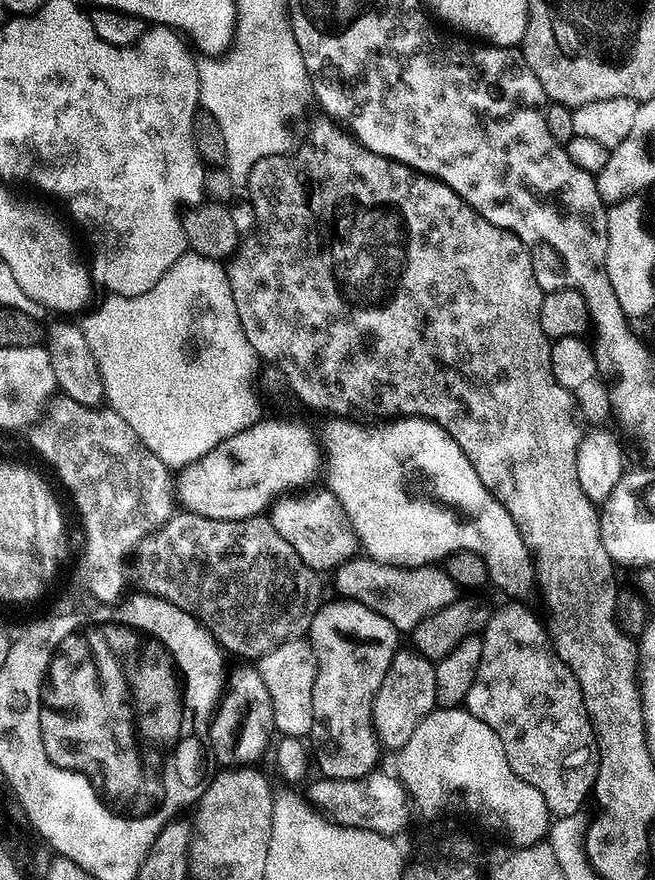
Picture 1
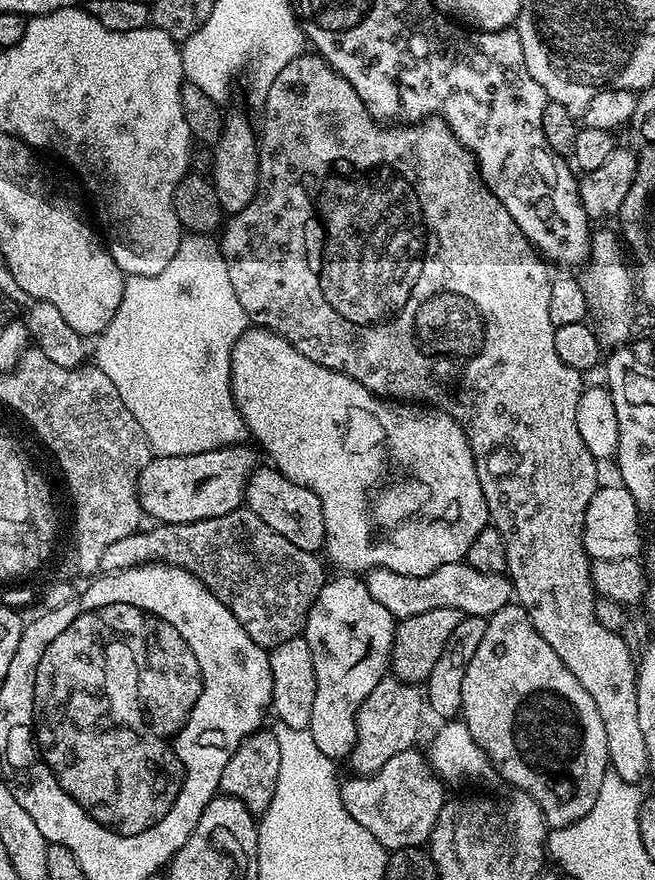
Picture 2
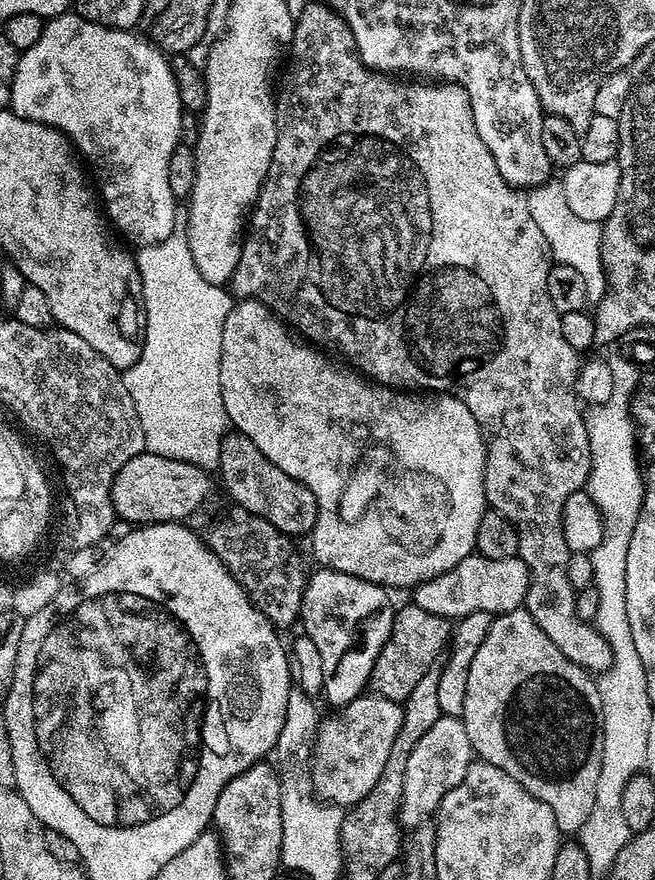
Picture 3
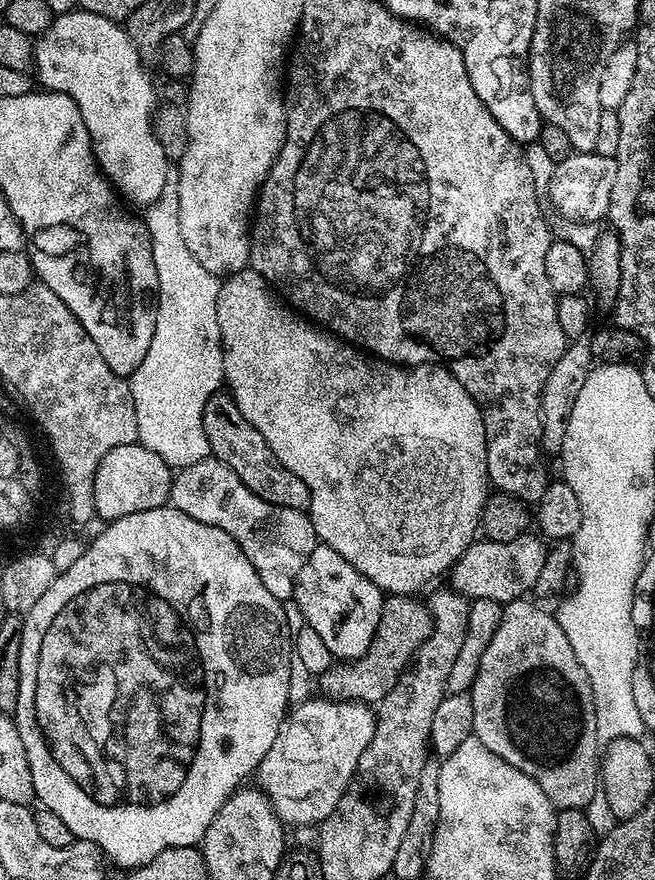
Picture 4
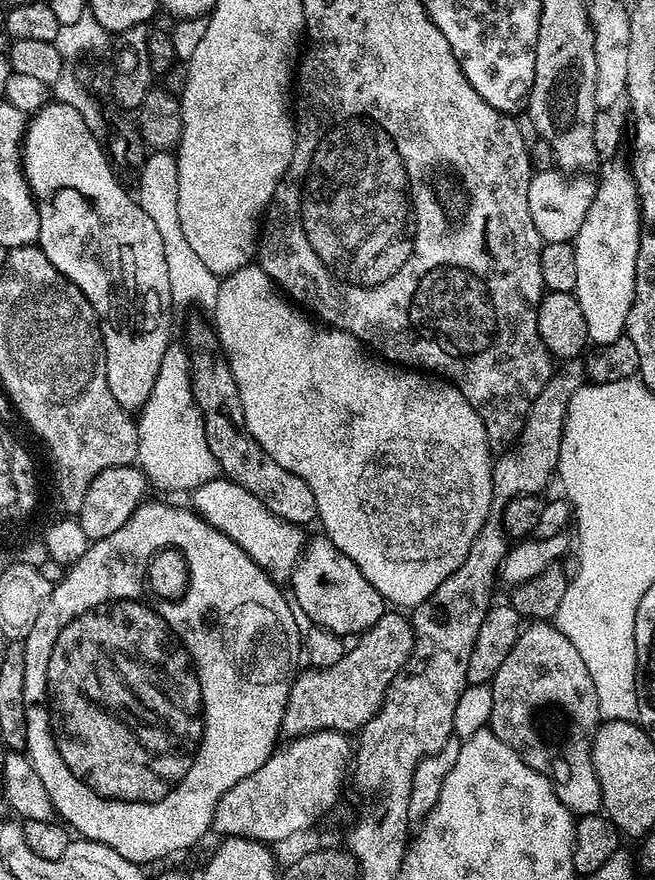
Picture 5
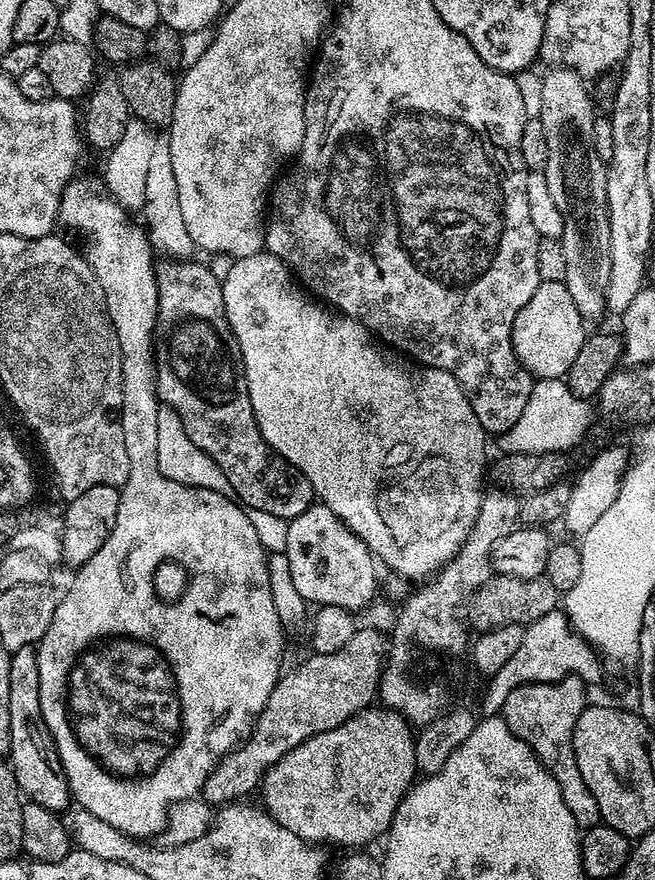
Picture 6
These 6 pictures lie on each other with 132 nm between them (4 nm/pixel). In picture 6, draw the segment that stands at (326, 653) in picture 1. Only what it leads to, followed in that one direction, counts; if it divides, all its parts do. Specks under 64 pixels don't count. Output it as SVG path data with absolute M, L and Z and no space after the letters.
M313 502L298 518L287 521L282 551L290 562L294 588L309 605L342 606L355 613L376 596L378 561L372 551L325 504Z

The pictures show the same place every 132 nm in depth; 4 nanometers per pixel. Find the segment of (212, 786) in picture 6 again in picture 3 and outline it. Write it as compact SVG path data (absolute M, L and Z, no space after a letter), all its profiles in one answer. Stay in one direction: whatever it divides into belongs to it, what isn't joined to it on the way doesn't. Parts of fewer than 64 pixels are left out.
M411 602L405 604L405 608L395 609L392 629L374 662L372 677L368 679L368 688L375 695L397 702L403 702L410 690L422 682L426 670L437 667L450 643L449 617L430 614L430 610L422 610Z

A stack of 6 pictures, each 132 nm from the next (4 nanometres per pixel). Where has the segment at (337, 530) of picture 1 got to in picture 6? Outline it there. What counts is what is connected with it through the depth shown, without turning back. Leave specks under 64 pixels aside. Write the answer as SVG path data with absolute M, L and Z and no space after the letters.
M164 258L161 261L156 264L156 285L158 286L158 314L156 315L156 323L158 325L156 395L159 396L161 405L175 410L178 418L182 418L182 426L186 430L186 434L190 434L190 442L194 442L194 446L198 446L198 450L210 454L210 458L214 458L214 462L218 462L222 474L226 474L230 486L234 486L234 490L236 491L235 499L245 509L251 510L253 513L265 512L266 515L273 516L274 519L281 520L281 522L298 518L298 514L302 514L302 510L306 510L313 504L314 493L310 482L306 478L306 474L302 474L293 464L288 464L280 456L275 455L258 430L258 422L254 418L254 406L250 406L250 390L246 386L244 363L240 361L240 347L230 330L230 322L226 318L226 306L222 302L221 277L219 275L215 276L206 265L195 264L195 259L192 258Z

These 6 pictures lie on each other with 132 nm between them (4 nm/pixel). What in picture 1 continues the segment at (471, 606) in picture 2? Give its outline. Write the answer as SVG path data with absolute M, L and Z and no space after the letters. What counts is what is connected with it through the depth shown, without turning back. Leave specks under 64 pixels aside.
M360 554L335 569L336 588L341 597L357 600L362 606L382 614L401 633L411 633L412 629L432 612L437 612L457 599L458 589L453 580L444 573L443 567L399 568L393 564L383 564Z

